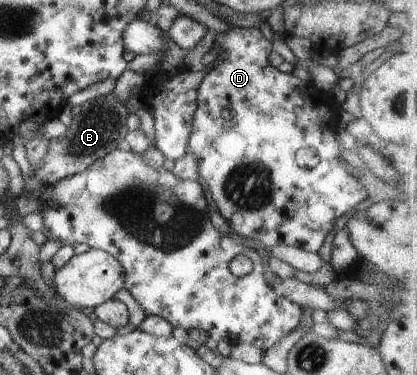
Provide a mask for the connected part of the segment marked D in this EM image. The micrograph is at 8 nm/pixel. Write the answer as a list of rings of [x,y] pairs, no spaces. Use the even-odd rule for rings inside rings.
[[[235,27],[226,34],[217,35],[212,48],[221,46],[222,52],[214,61],[215,67],[206,75],[198,89],[198,106],[194,113],[193,131],[189,140],[187,152],[197,160],[201,182],[205,184],[217,210],[228,223],[229,232],[234,232],[241,237],[261,242],[265,246],[285,244],[291,247],[301,248],[311,253],[321,253],[327,248],[330,236],[333,234],[334,224],[341,216],[348,214],[358,205],[368,202],[366,190],[360,185],[352,168],[341,157],[345,151],[342,146],[341,131],[338,130],[336,117],[339,108],[339,98],[332,93],[323,92],[315,88],[312,82],[303,82],[293,74],[281,73],[277,68],[271,66],[268,58],[271,54],[271,44],[265,40],[263,34],[257,28]]]

